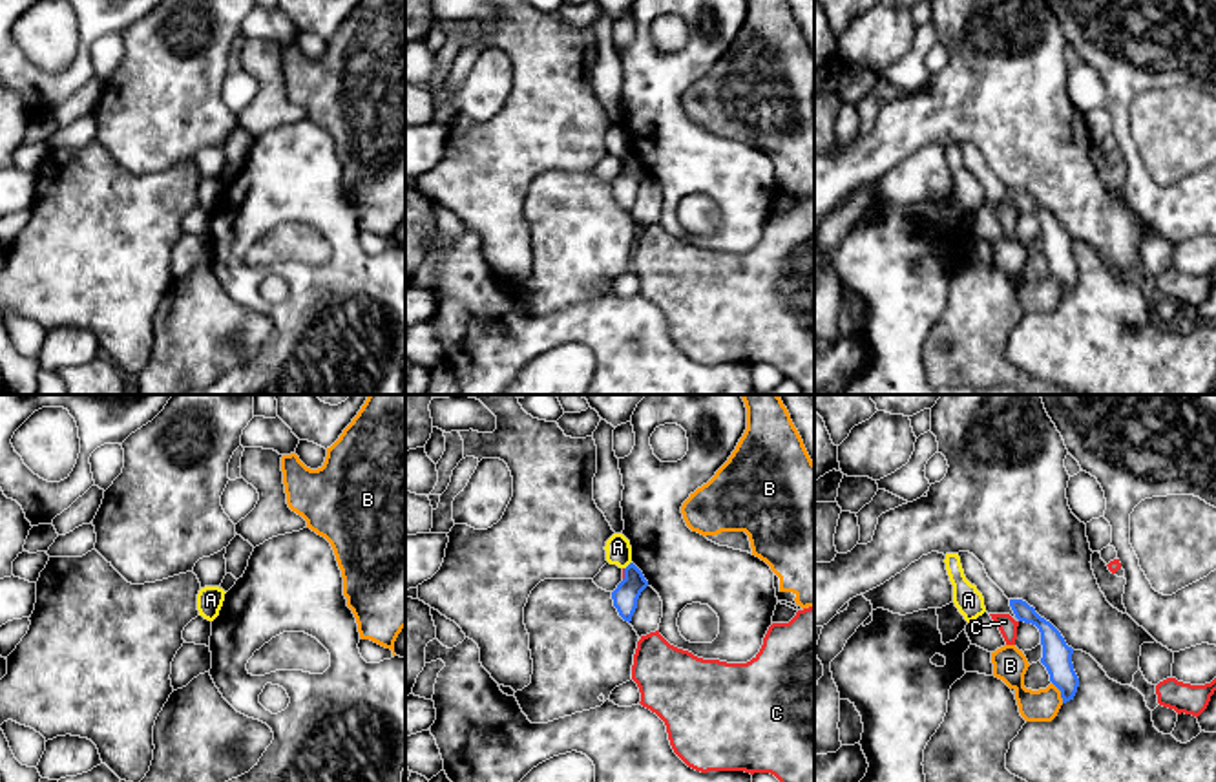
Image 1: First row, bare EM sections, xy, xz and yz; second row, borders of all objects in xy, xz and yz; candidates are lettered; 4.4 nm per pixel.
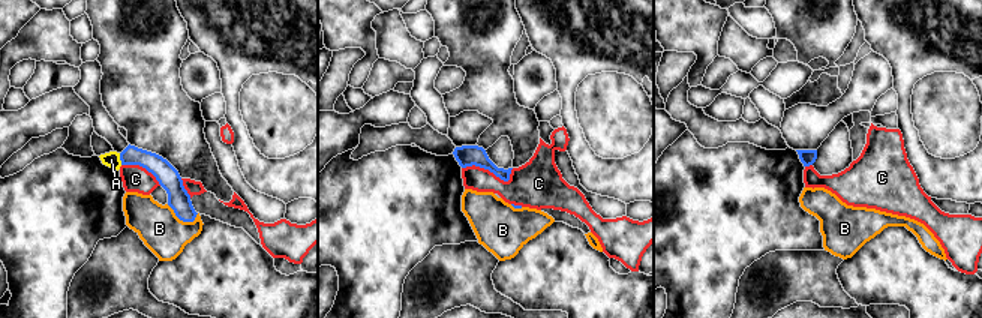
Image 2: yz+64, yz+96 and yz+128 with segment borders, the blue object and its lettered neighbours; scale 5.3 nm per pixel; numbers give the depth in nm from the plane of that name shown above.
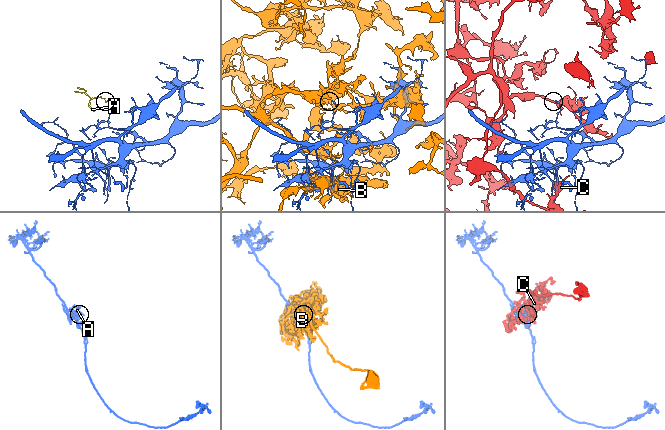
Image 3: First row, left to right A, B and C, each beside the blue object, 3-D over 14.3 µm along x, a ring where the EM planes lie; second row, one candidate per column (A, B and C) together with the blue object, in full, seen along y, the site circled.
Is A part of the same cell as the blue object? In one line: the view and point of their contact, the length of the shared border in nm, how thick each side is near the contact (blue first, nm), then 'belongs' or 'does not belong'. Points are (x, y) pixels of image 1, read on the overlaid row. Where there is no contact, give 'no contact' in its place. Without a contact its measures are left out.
xz (628, 565) | 50 nm | 110/110 nm | does not belong

